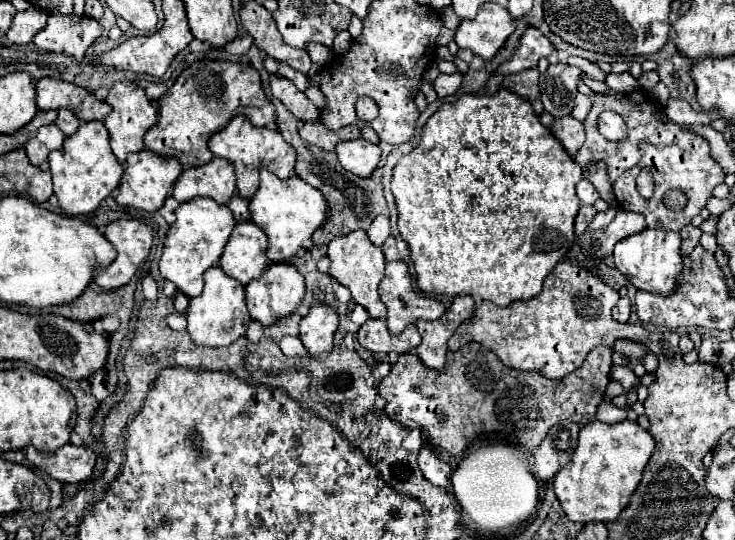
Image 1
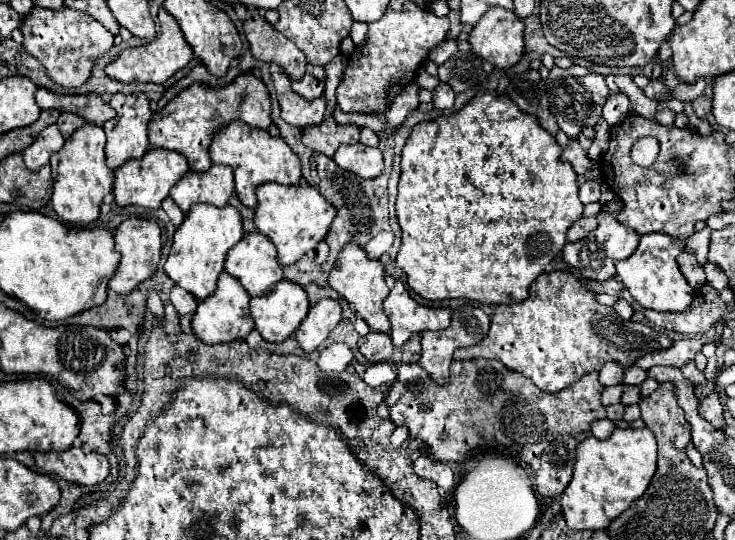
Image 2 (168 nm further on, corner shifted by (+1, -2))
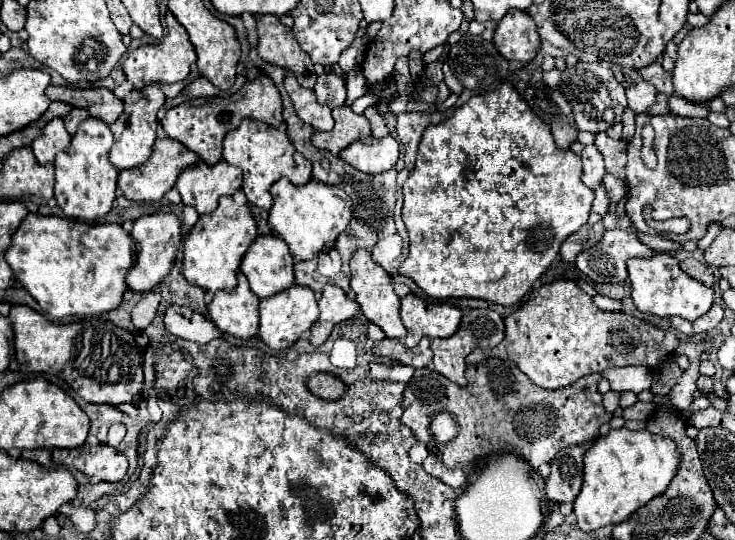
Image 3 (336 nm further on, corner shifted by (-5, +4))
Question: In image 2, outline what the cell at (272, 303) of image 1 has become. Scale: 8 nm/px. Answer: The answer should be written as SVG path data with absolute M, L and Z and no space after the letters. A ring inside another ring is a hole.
M280 281L266 295L252 297L250 309L262 339L268 343L282 343L306 319L310 303L300 285Z

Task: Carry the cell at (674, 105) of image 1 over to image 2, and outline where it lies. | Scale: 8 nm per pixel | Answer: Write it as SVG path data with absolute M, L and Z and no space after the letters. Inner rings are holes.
M658 105L656 107L656 115L654 115L654 121L660 123L660 125L672 125L674 123L674 111L670 111L666 105Z

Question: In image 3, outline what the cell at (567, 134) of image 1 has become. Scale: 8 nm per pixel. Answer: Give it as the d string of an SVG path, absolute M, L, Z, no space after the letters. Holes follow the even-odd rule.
M586 145L580 157L582 157L582 181L586 187L596 189L606 173L604 157L594 145Z

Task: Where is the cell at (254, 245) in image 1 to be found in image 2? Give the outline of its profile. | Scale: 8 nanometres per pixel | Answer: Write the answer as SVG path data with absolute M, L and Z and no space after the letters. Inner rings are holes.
M258 231L246 233L246 237L228 251L224 269L244 285L250 297L268 293L284 279L276 247Z

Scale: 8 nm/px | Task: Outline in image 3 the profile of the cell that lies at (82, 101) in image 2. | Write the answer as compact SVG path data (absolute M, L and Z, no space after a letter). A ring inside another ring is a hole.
M50 85L46 89L46 95L50 101L66 101L72 107L82 107L90 111L92 117L98 117L106 121L108 125L114 123L120 113L124 111L122 101L108 91L106 87L96 87L96 89L74 89L74 87L54 87Z

